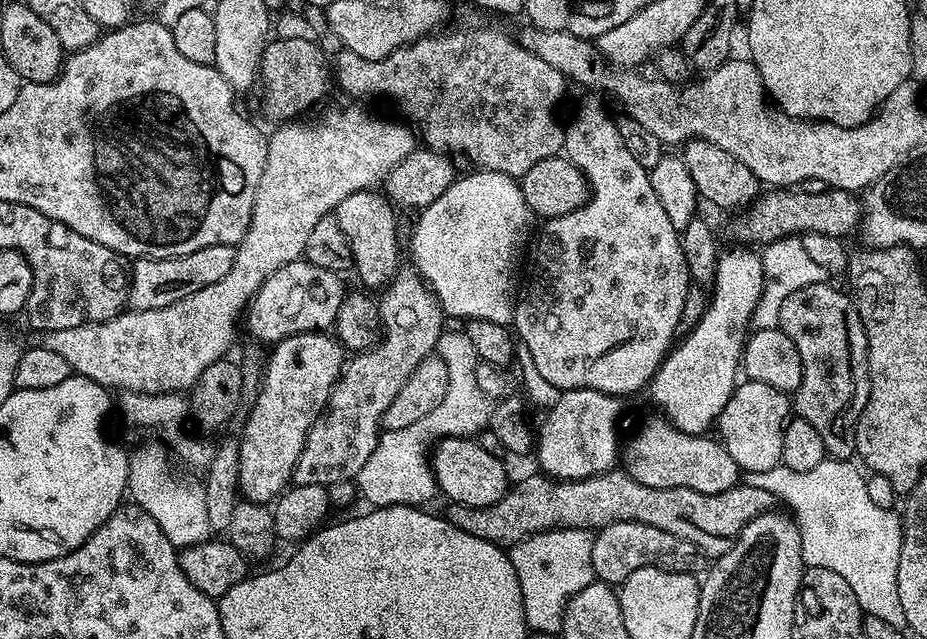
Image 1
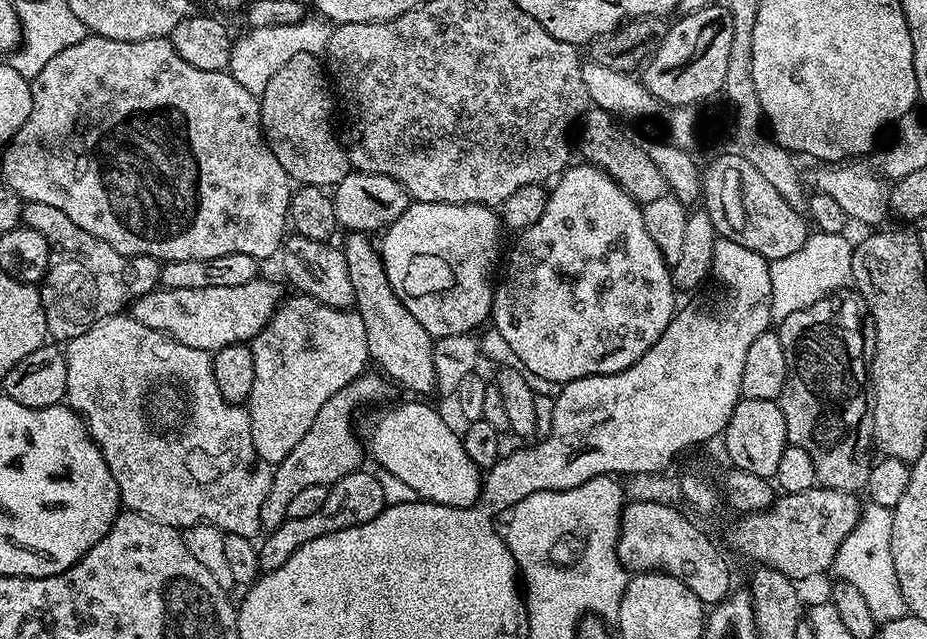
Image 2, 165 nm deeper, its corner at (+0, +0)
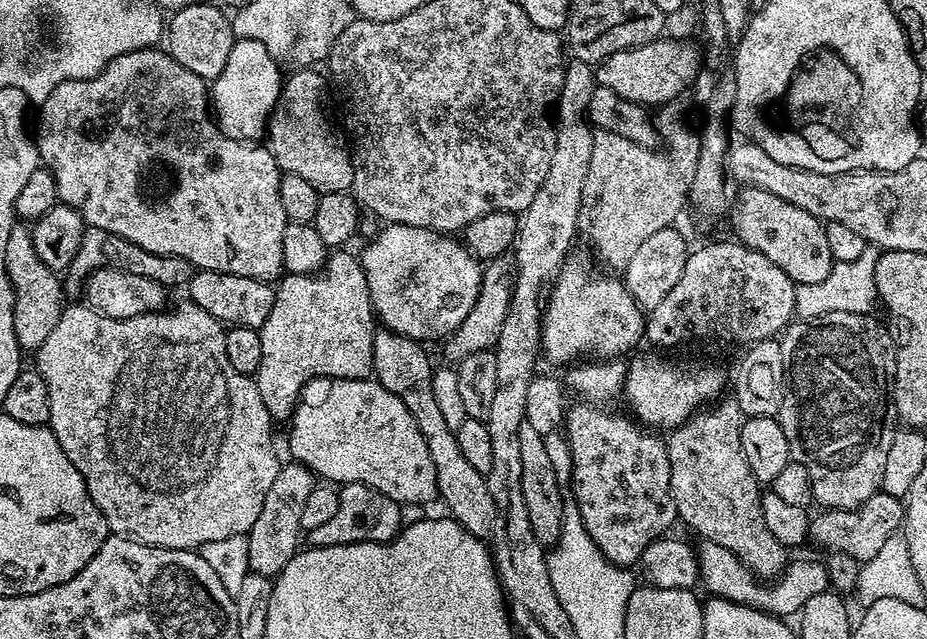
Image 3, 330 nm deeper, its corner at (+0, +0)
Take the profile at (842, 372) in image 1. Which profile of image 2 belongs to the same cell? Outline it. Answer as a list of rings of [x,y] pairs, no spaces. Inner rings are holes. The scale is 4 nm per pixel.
[[[841,290],[833,292],[831,296],[824,296],[814,306],[806,306],[794,314],[790,314],[786,319],[779,321],[778,335],[782,342],[782,350],[786,354],[786,366],[788,367],[788,377],[782,386],[782,394],[778,401],[782,410],[782,418],[786,418],[786,434],[788,443],[806,450],[810,458],[814,458],[814,470],[816,479],[825,488],[833,488],[839,492],[850,492],[853,494],[867,489],[868,475],[872,469],[873,457],[868,457],[868,447],[873,447],[872,439],[872,404],[870,403],[870,364],[866,359],[866,348],[864,352],[864,331],[867,333],[870,328],[870,317],[866,302],[860,297],[860,293],[855,290]]]

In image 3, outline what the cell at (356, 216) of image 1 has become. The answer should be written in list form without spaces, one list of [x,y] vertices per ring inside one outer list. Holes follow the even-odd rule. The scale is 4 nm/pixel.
[[[387,330],[377,331],[372,355],[374,379],[383,388],[390,390],[390,394],[397,396],[402,406],[410,410],[410,414],[414,414],[418,430],[426,440],[430,462],[434,462],[436,490],[439,499],[444,499],[444,504],[448,507],[447,515],[460,523],[470,534],[481,538],[491,537],[496,511],[494,498],[490,498],[488,477],[485,473],[474,470],[470,462],[466,462],[456,441],[456,433],[450,430],[450,426],[446,426],[442,413],[438,410],[438,401],[434,399],[432,385],[434,364],[428,361],[424,348],[425,345],[421,341],[412,340],[409,336]]]

